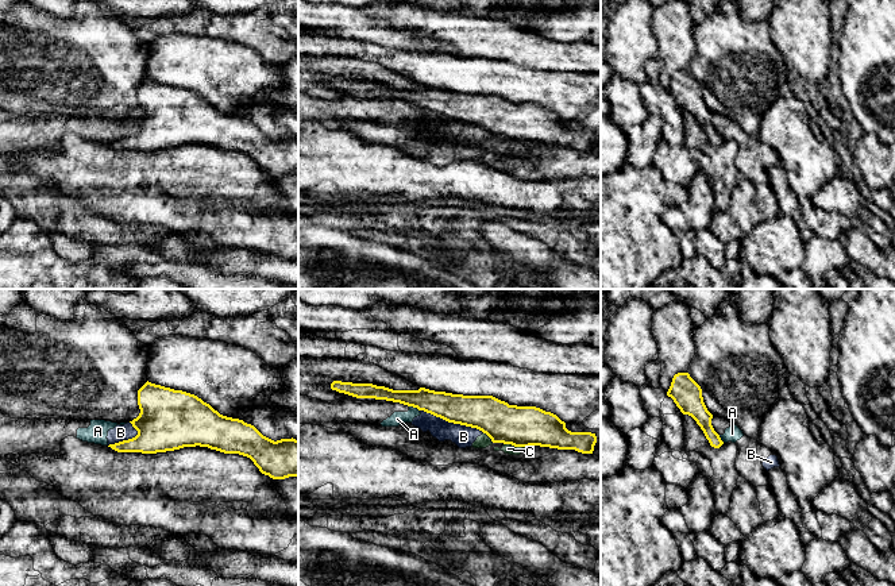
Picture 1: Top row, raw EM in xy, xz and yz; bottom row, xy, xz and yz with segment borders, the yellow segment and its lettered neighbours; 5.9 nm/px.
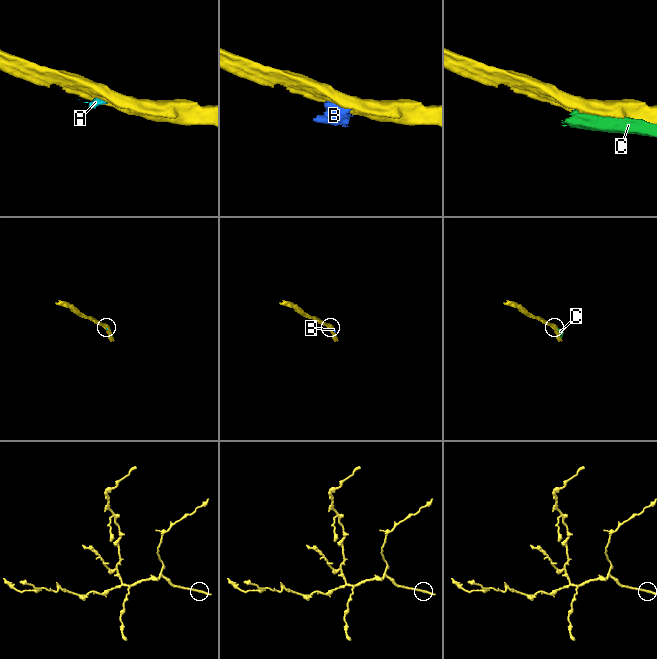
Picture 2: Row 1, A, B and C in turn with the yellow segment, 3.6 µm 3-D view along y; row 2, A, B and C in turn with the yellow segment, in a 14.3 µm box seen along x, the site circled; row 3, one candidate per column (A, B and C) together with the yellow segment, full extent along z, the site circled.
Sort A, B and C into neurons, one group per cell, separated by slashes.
A B C

